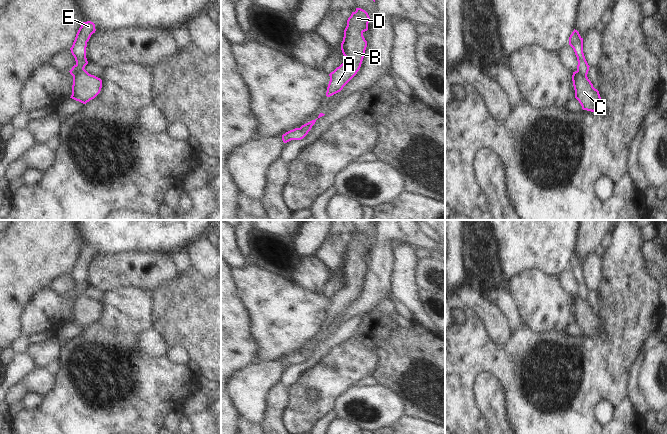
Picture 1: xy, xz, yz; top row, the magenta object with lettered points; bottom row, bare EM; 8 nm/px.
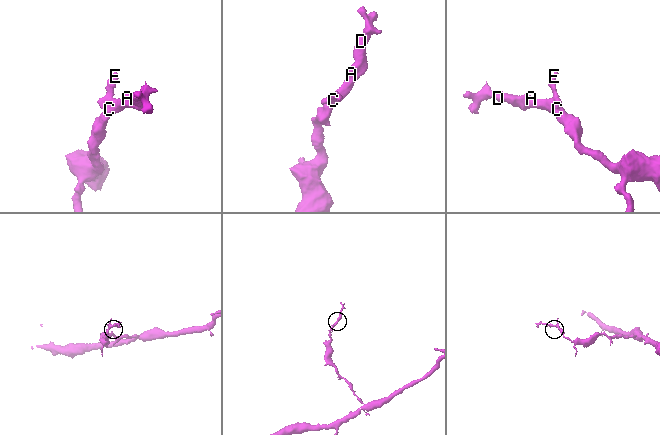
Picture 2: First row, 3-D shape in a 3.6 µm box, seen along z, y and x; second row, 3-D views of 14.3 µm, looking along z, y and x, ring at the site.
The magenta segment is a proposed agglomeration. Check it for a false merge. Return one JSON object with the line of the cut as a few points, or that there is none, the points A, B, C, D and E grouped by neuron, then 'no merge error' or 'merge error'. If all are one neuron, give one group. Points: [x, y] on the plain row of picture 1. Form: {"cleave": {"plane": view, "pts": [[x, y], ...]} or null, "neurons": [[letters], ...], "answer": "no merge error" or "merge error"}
{"cleave": {"plane": "xy", "pts": [[83, 292], [73, 300]]}, "neurons": [["A", "B", "C", "D"], ["E"]], "answer": "merge error"}

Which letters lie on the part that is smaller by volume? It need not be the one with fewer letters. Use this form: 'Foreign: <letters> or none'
Foreign: E

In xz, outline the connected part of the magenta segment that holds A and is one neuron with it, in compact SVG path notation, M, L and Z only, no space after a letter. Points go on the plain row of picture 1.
M356 232L356 235L352 236L348 242L341 267L341 274L345 284L329 298L330 305L326 316L327 321L340 316L359 295L367 271L367 265L363 257L368 254L369 246L371 246L371 243L368 237L361 232Z

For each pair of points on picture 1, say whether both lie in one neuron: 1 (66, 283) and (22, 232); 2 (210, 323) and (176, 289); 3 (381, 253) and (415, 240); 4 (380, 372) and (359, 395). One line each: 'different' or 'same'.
1: different
2: same
3: same
4: different

